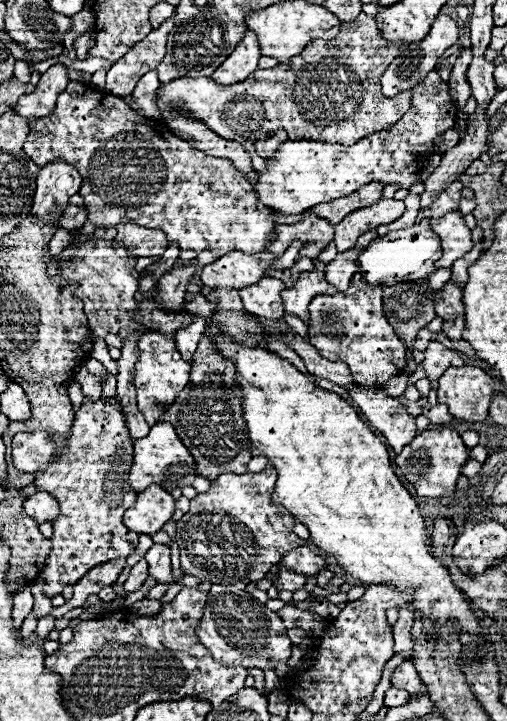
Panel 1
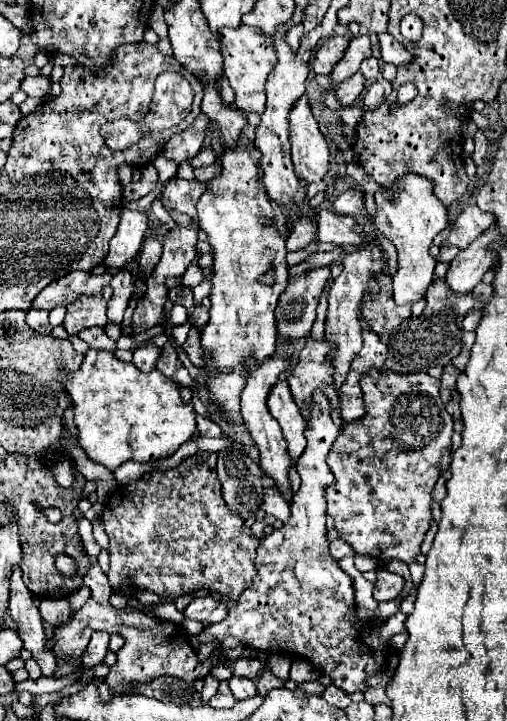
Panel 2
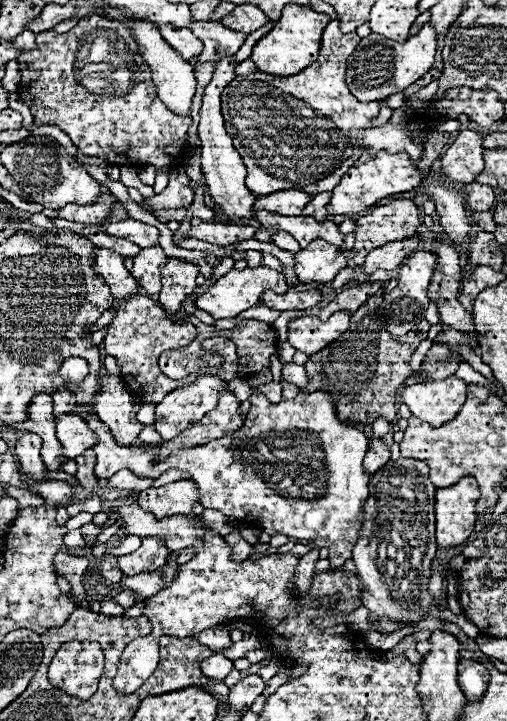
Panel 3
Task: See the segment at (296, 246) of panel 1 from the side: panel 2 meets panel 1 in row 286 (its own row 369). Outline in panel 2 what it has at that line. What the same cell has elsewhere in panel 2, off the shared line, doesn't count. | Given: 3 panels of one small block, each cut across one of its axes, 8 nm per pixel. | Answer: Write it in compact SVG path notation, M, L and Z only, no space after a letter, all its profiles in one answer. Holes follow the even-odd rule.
M242 134L234 146L224 146L218 154L218 164L222 172L206 182L206 192L200 196L196 210L198 210L198 224L202 232L208 236L210 254L214 256L212 264L212 290L210 290L210 322L206 324L202 332L202 348L204 352L212 354L212 360L206 364L210 368L208 376L208 390L212 402L220 406L226 420L232 426L242 426L240 420L240 392L244 388L244 360L256 358L264 360L274 352L276 346L276 318L274 308L278 302L280 292L284 290L284 284L288 282L288 264L286 264L286 242L278 234L276 228L266 228L262 224L262 218L270 220L274 216L270 200L264 196L264 188L260 188L260 150ZM268 268L274 268L276 272L276 284L274 286L262 286L258 278L268 272Z

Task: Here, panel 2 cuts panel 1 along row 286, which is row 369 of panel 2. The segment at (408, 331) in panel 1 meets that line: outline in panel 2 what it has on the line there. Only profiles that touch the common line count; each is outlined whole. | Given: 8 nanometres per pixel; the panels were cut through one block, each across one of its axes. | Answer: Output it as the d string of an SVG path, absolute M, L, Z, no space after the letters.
M436 280L426 290L426 308L418 318L414 318L416 322L412 324L412 320L406 320L402 326L392 330L382 370L396 374L414 374L414 372L426 372L432 366L450 364L462 348L462 320L474 308L474 304L476 298L472 294L452 296L444 280Z

